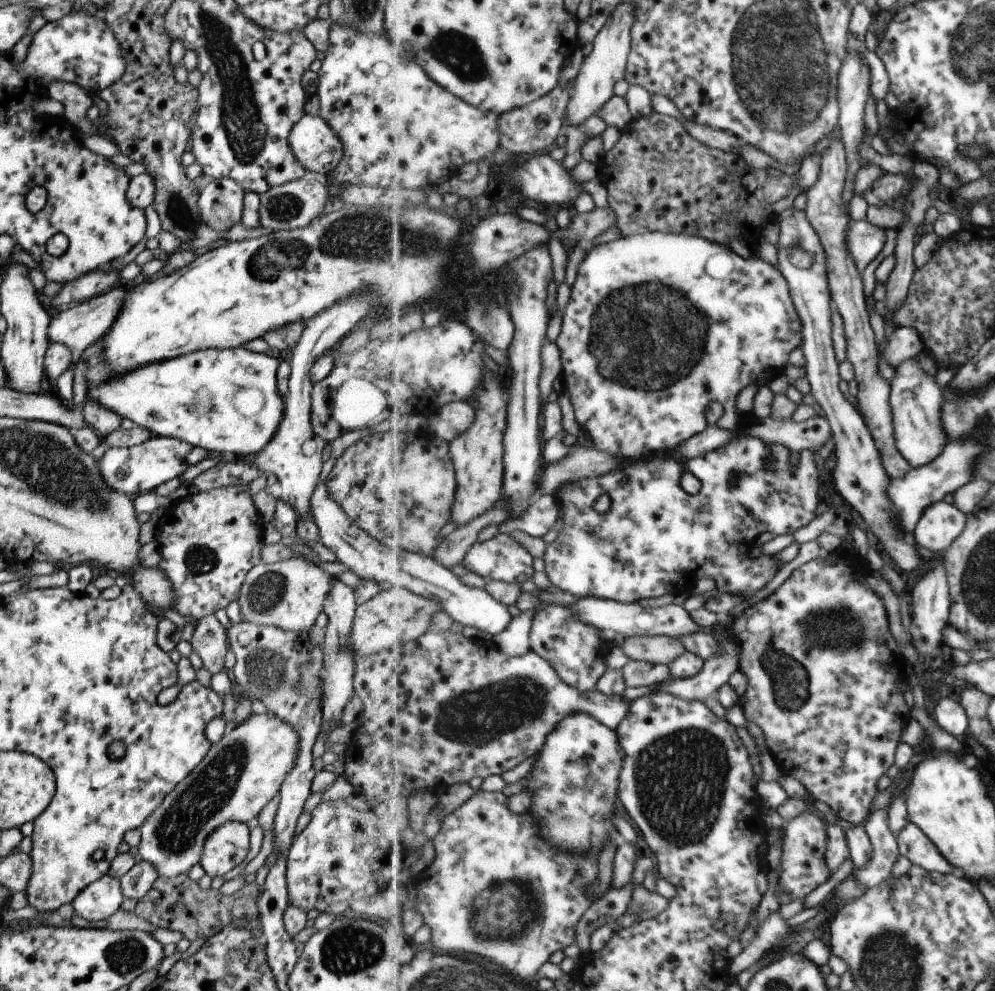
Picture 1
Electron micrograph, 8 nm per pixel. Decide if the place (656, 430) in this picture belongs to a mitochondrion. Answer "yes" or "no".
no

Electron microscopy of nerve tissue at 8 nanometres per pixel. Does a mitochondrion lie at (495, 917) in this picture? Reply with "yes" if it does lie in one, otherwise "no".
yes

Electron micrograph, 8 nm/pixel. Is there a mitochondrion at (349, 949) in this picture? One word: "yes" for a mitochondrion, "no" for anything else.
yes

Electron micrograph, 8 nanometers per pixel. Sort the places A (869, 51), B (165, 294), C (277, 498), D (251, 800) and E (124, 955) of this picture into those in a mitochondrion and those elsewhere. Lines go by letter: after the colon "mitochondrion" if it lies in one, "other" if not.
A: other
B: other
C: other
D: mitochondrion
E: mitochondrion

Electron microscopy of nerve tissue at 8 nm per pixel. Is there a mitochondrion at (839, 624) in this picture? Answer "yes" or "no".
yes

